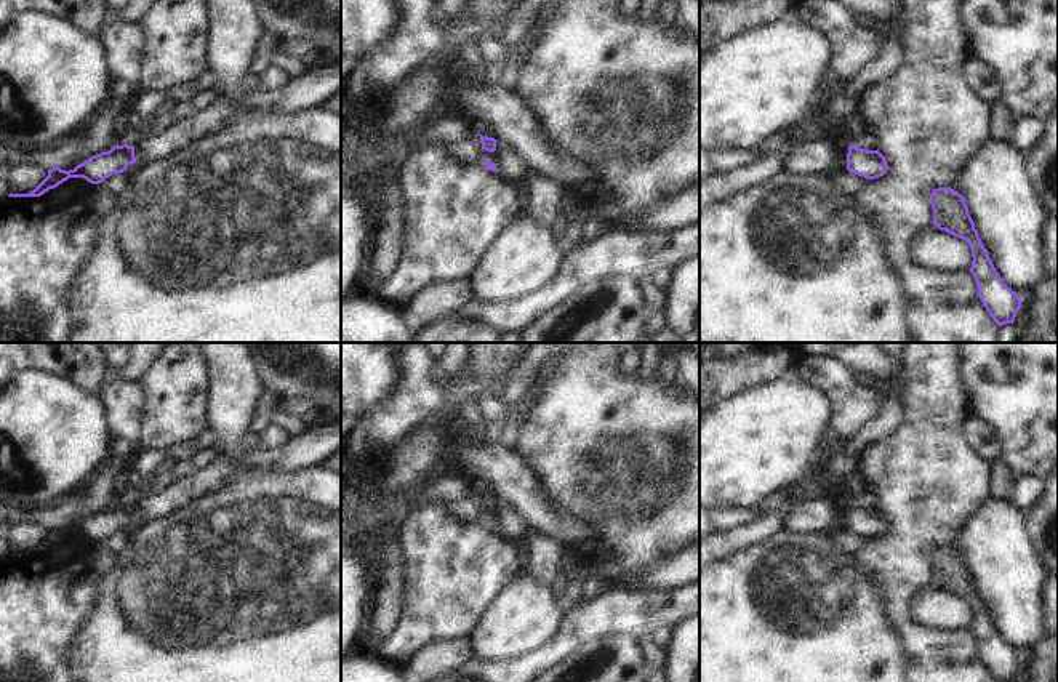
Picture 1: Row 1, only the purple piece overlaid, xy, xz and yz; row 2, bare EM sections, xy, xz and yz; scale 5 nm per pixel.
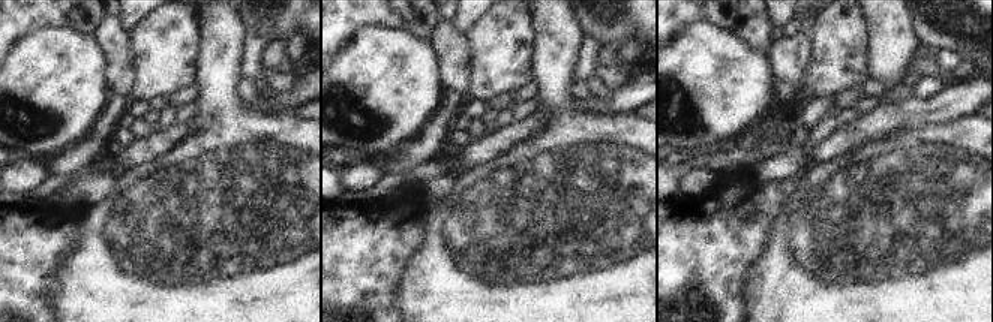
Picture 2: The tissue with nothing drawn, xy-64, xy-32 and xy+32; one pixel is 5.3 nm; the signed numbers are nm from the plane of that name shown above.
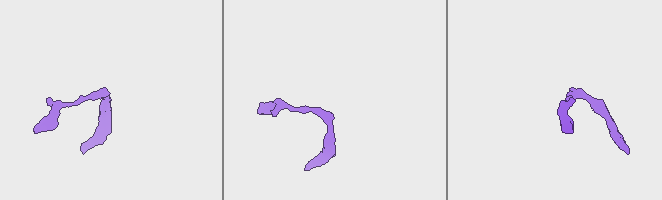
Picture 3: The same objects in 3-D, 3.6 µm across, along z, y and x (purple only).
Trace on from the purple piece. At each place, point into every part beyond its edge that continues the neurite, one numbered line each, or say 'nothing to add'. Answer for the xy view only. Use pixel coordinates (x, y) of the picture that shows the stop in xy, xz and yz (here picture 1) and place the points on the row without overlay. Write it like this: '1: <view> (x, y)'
1: xy (127, 493)

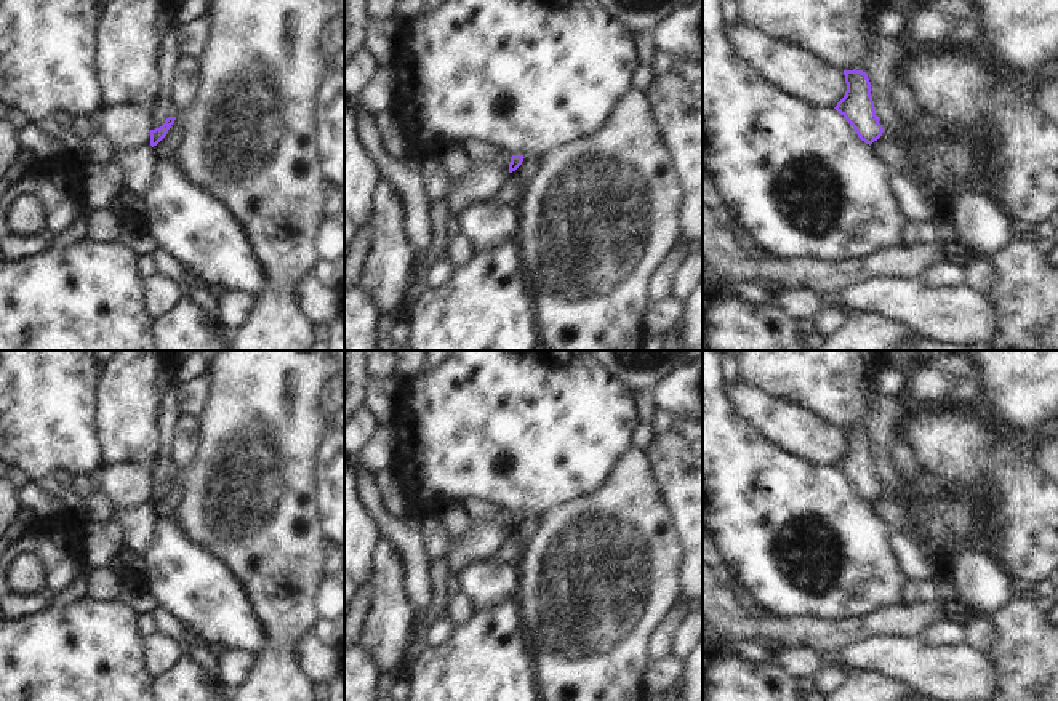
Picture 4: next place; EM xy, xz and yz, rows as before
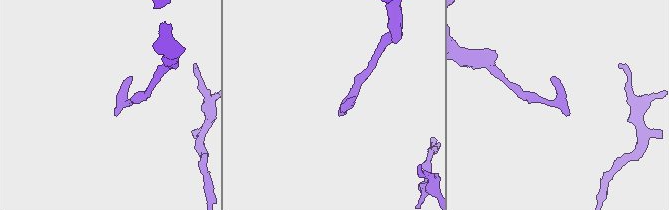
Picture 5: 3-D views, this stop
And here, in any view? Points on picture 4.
nothing to add

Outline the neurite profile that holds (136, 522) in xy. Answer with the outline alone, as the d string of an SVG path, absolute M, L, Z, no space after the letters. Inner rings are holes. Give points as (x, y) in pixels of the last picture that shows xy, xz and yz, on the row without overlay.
M150 501L136 506L112 507L110 519L122 531L122 544L142 555L152 544L155 514Z

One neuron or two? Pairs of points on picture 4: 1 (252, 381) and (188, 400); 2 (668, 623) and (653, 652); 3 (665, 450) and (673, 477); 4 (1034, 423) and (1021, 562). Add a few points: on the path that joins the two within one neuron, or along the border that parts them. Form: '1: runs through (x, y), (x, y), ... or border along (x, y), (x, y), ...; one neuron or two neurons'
1: border along (205, 375), (208, 397), (197, 416); two neurons
2: runs through (666, 629), (658, 645); one neuron
3: runs through (671, 456), (673, 471); one neuron
4: border along (997, 428), (1005, 431), (1028, 455); two neurons

